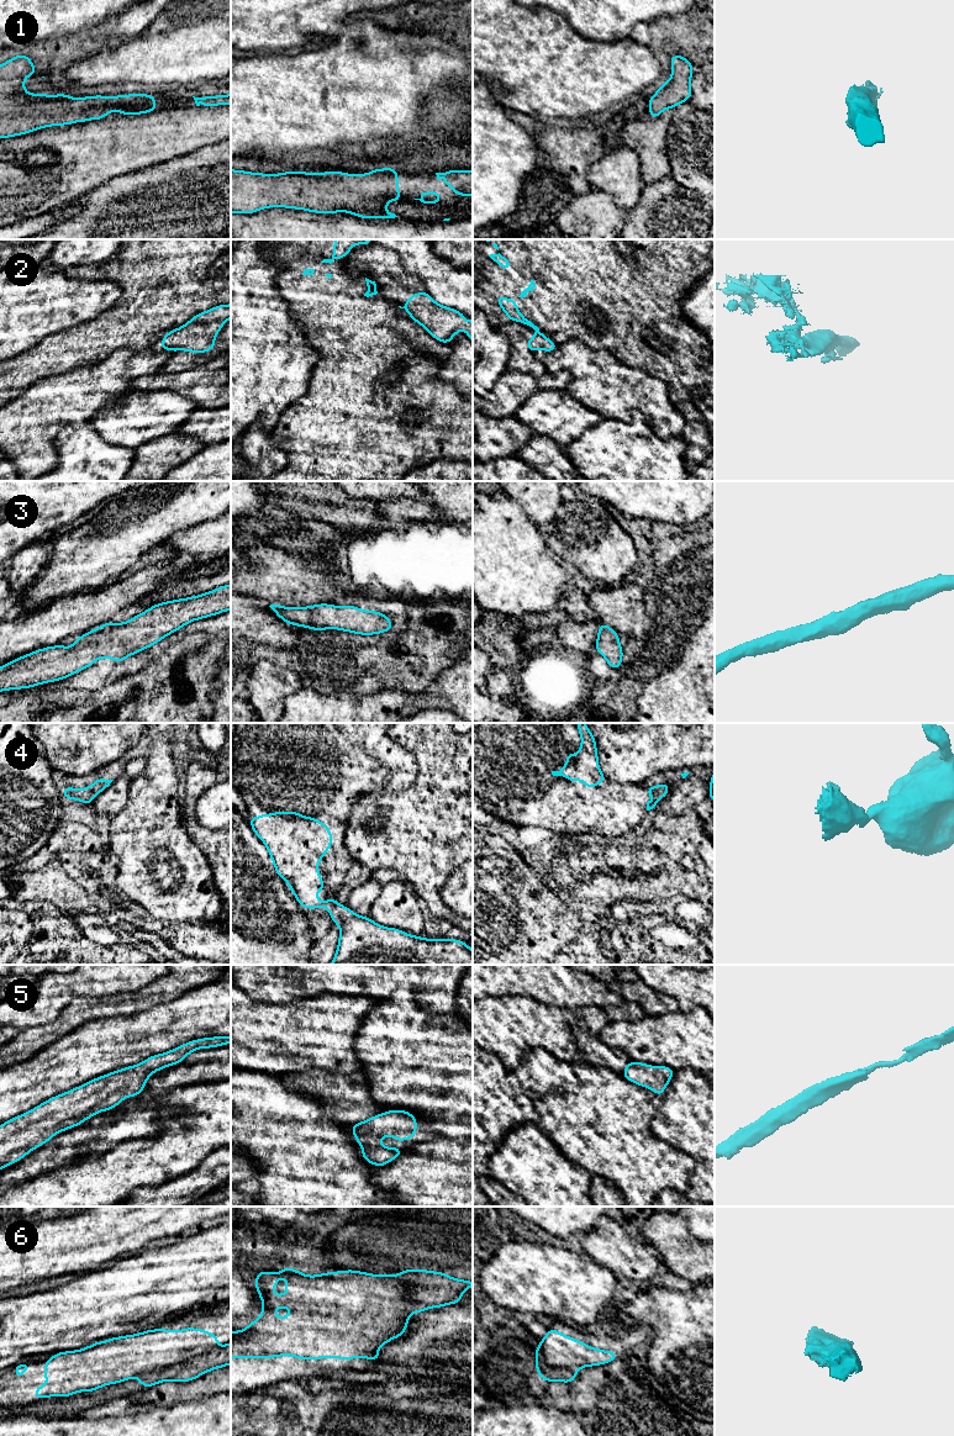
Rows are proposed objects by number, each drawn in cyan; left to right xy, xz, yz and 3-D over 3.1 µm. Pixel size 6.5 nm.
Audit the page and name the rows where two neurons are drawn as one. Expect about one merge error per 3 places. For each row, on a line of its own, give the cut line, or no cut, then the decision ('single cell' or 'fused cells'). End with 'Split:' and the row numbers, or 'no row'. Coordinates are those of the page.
1: cut none; single cell
2: cut yz (536, 330), (541, 333); fused cells
3: cut none; single cell
4: cut none; single cell
5: cut none; single cell
6: cut xy (214, 1346), (173, 1365), (146, 1371), (137, 1377); fused cells
Split: 2, 6

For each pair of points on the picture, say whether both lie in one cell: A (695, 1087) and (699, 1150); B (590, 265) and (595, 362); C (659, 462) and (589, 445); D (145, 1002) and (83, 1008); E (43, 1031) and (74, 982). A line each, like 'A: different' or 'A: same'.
A: same
B: different
C: same
D: same
E: different

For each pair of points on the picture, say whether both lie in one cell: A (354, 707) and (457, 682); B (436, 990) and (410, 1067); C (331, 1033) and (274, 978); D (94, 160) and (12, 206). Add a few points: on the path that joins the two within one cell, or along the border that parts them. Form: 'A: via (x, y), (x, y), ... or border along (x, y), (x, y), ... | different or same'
A: via (380, 707), (414, 703), (431, 698) | same
B: border along (421, 1009), (448, 1013), (456, 1017) | different
C: border along (323, 992), (298, 997), (285, 1003), (267, 1003) | different
D: via (74, 160), (54, 167), (32, 189) | same

